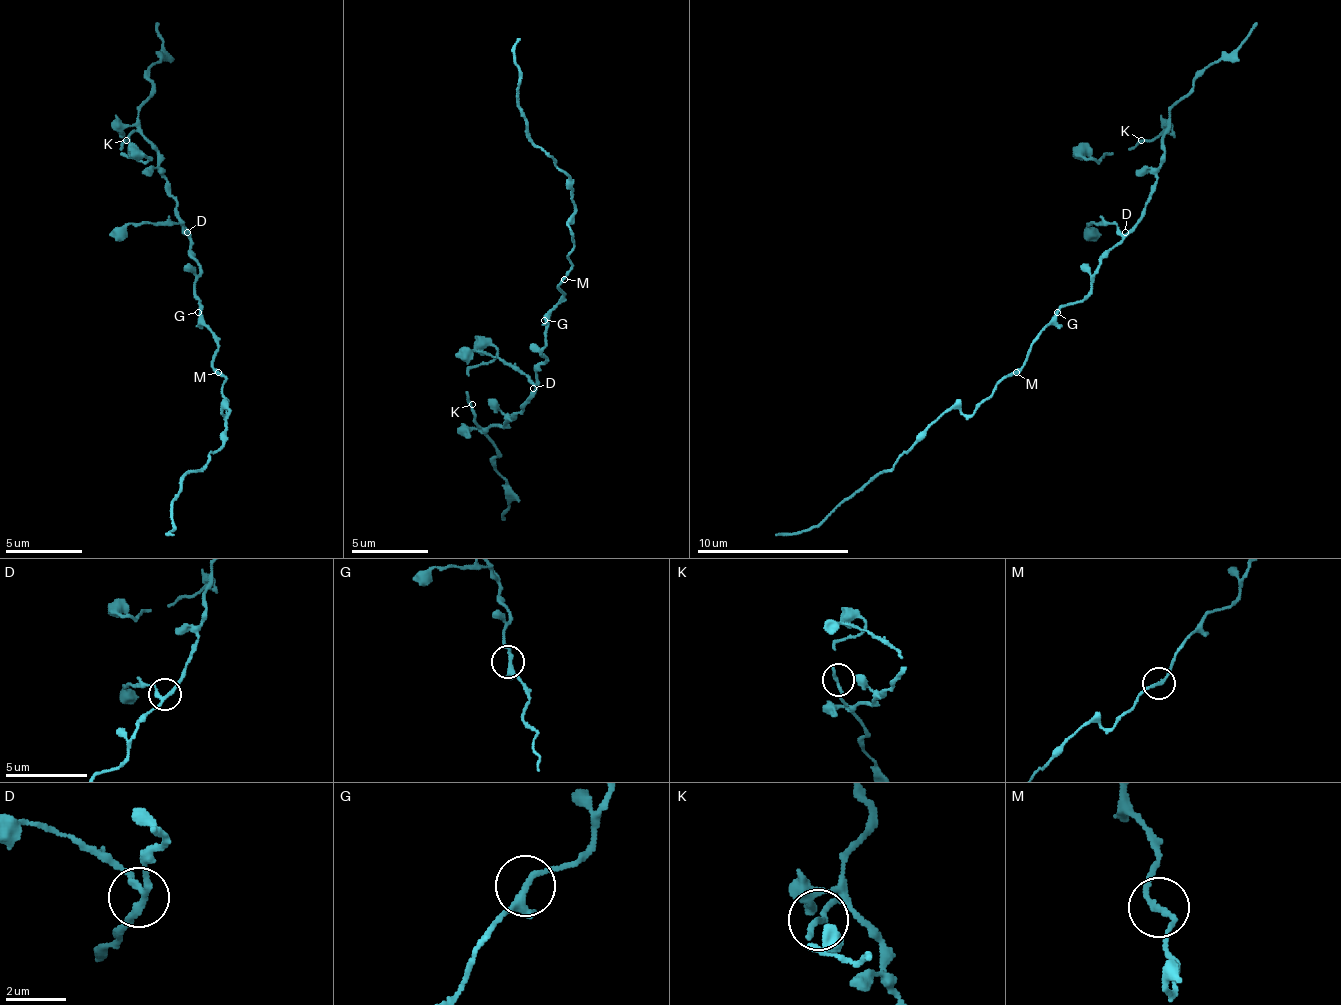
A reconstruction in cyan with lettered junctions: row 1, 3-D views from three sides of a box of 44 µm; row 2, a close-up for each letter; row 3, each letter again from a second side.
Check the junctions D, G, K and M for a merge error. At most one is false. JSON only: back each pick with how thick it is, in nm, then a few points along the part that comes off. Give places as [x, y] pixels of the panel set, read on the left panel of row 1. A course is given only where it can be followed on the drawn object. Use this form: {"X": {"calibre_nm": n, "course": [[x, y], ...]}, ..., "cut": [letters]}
{"cut": []}

